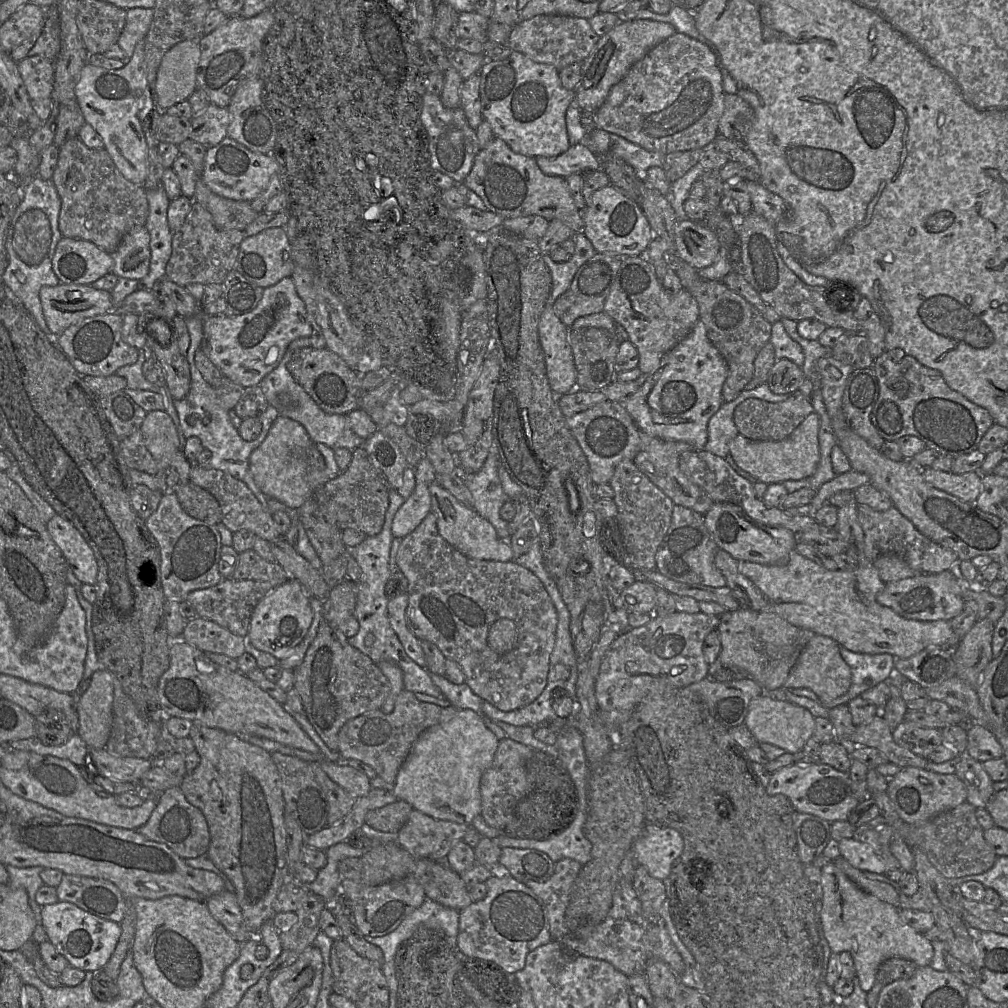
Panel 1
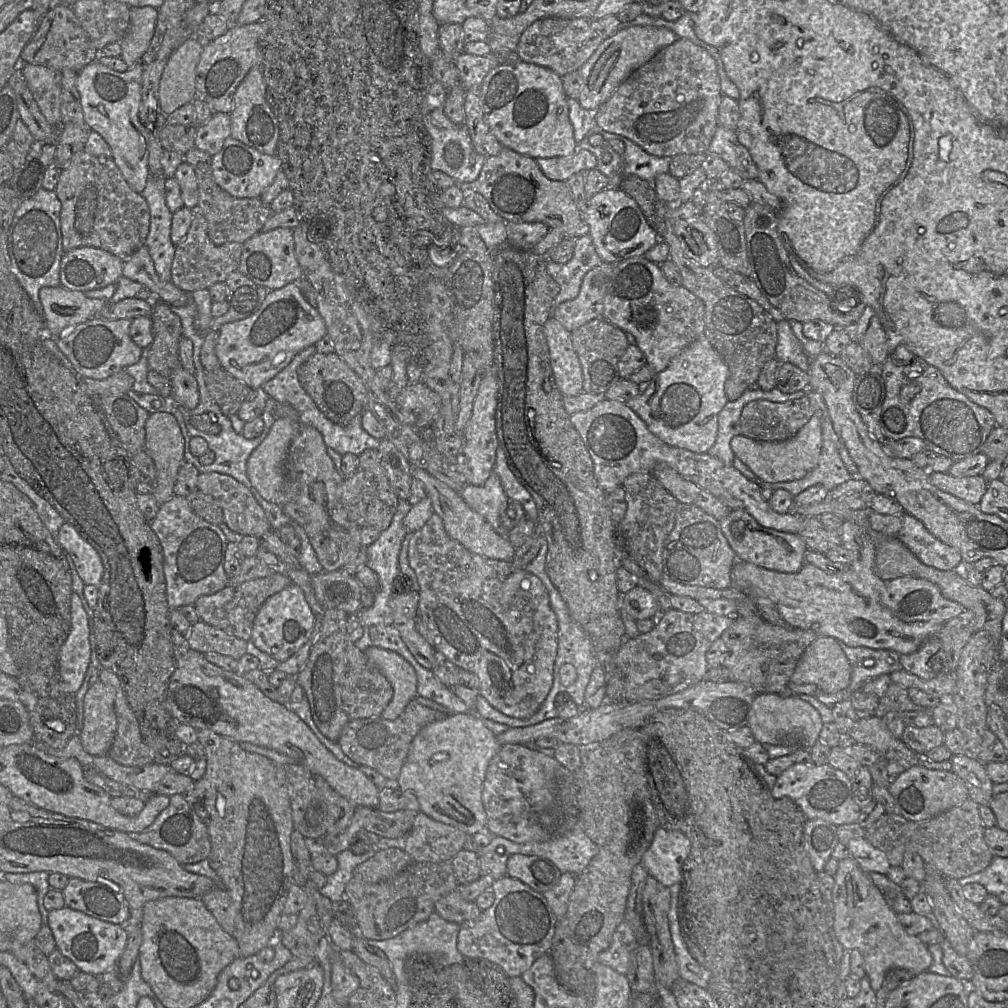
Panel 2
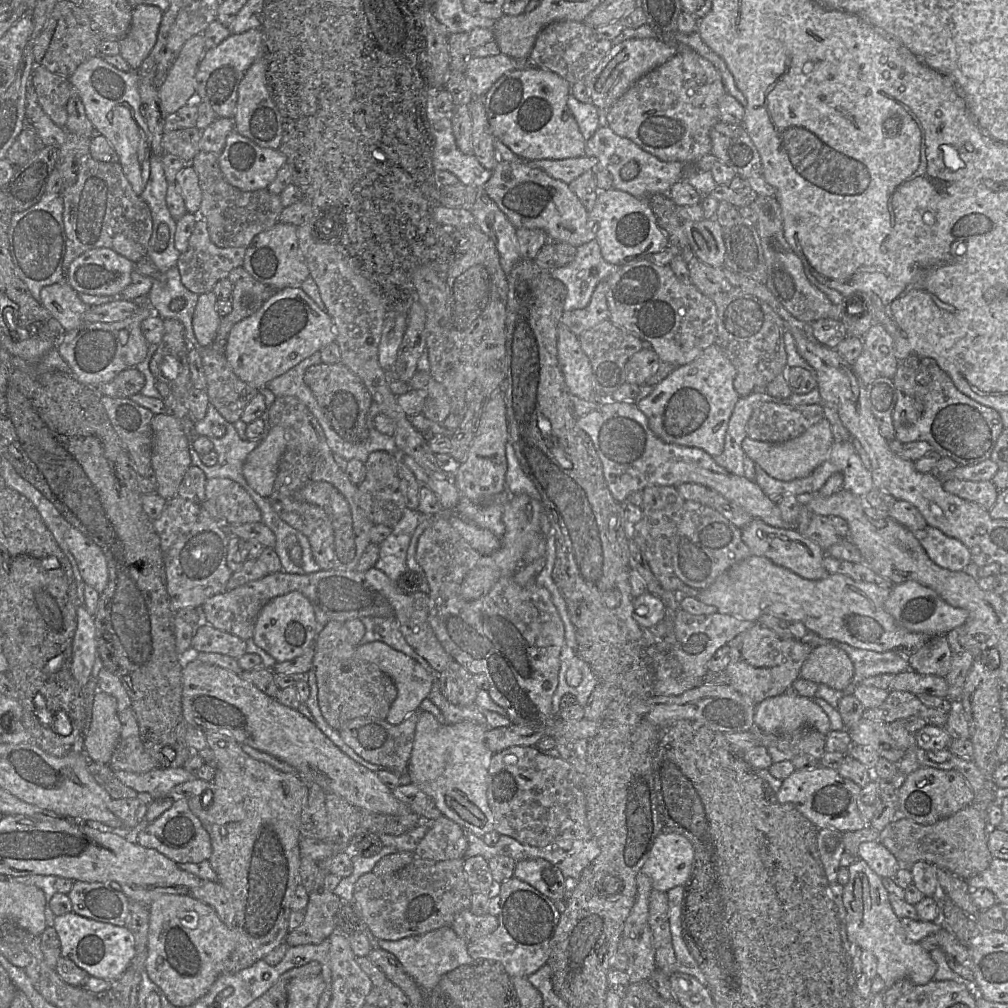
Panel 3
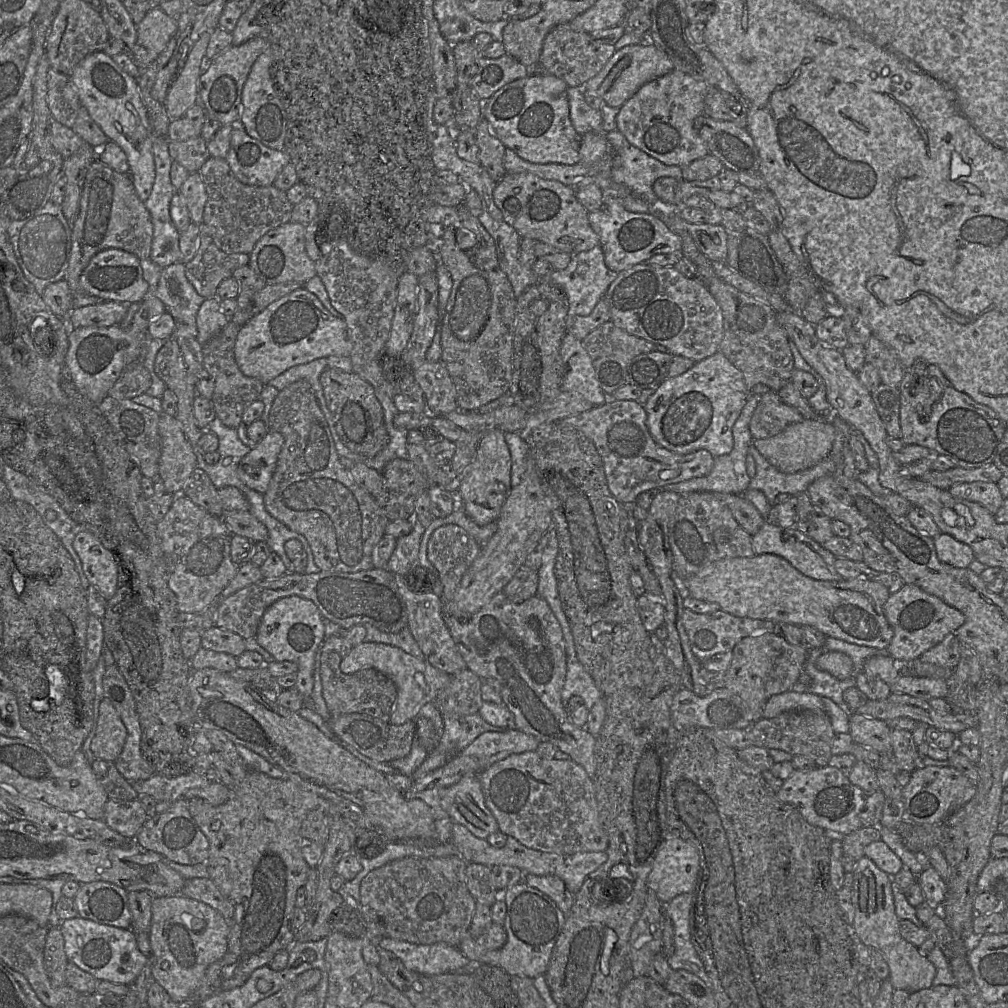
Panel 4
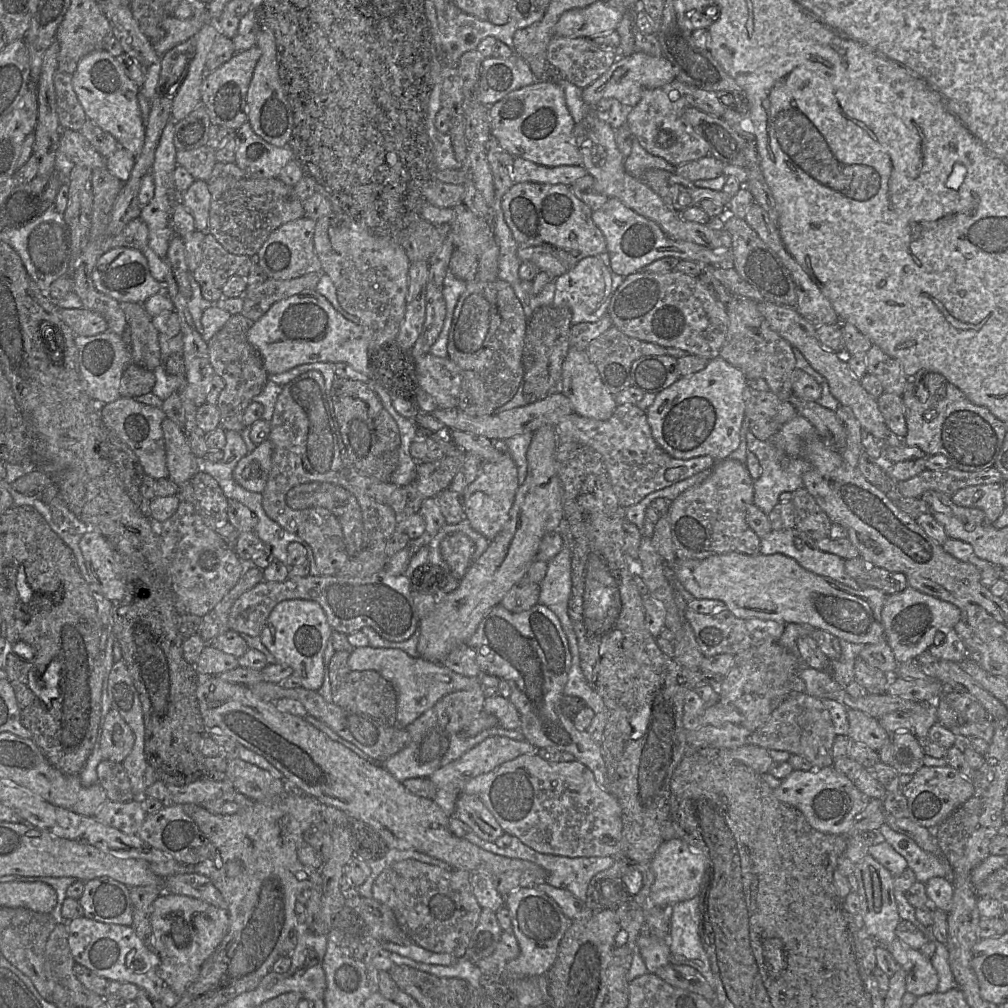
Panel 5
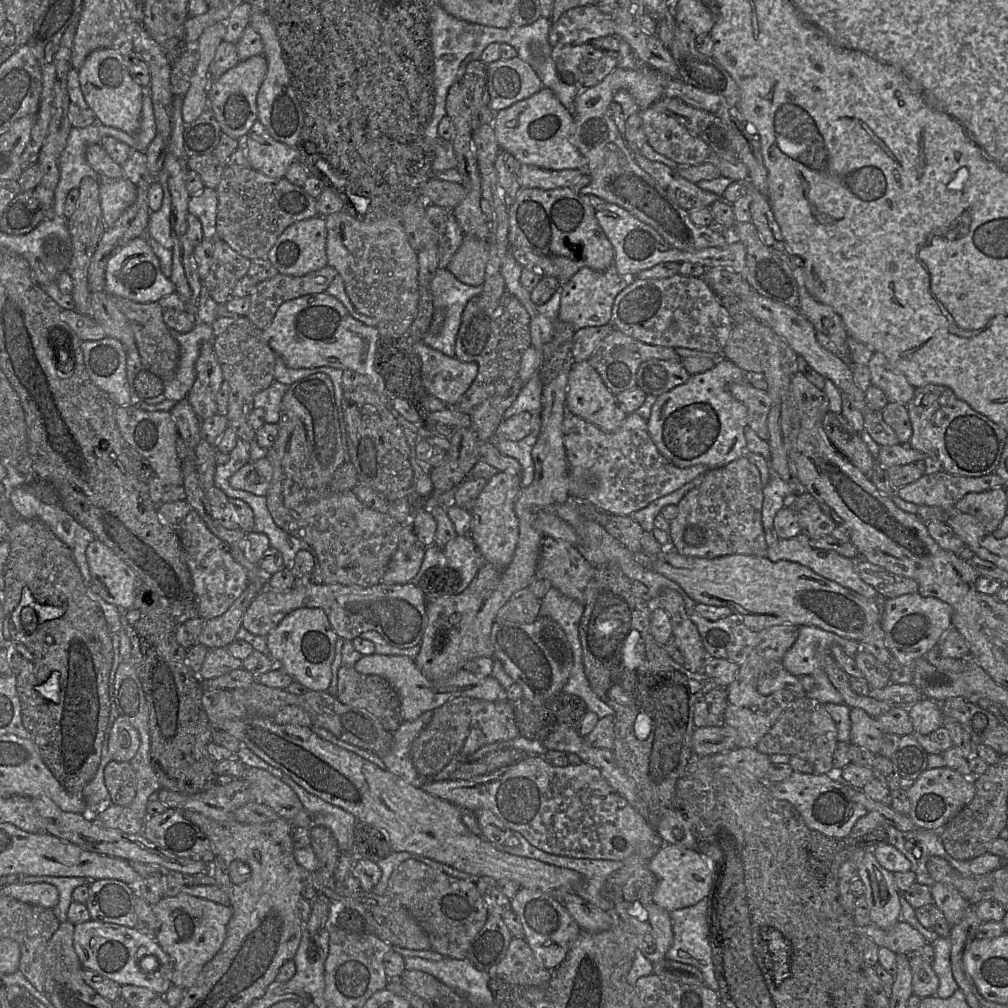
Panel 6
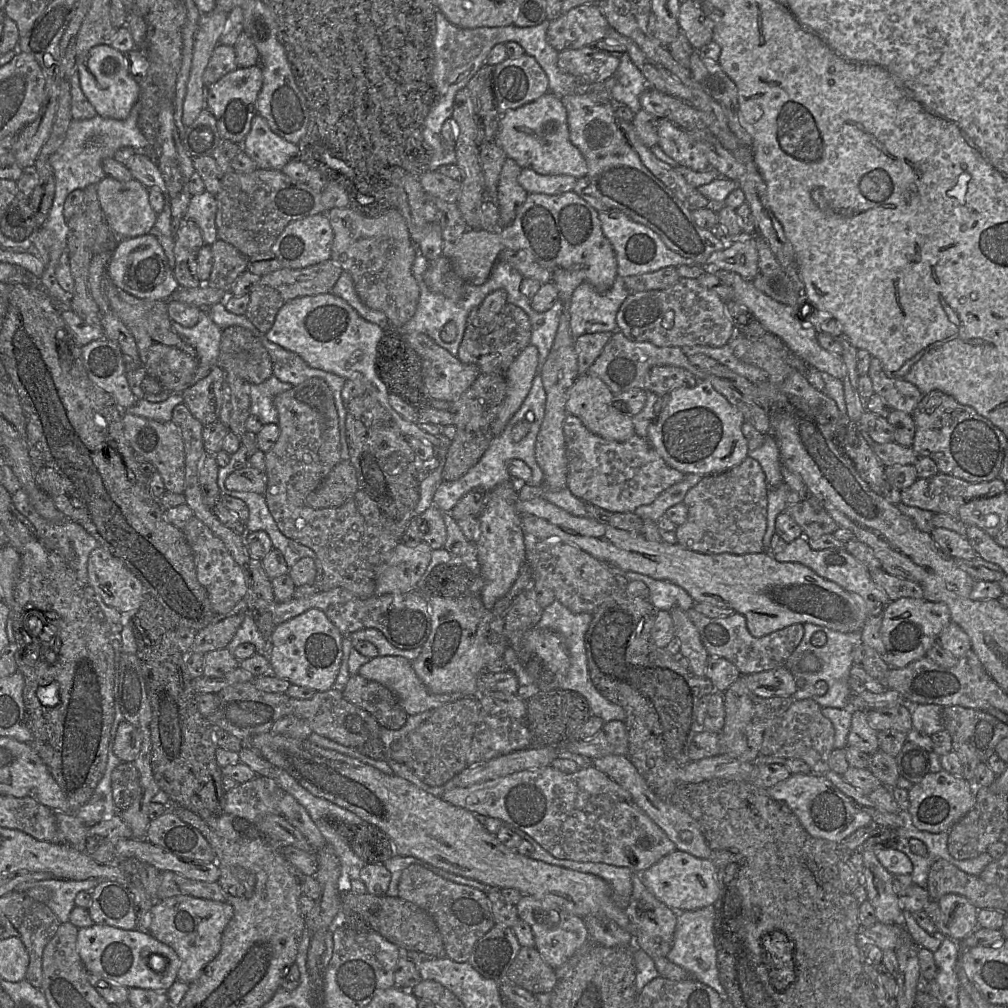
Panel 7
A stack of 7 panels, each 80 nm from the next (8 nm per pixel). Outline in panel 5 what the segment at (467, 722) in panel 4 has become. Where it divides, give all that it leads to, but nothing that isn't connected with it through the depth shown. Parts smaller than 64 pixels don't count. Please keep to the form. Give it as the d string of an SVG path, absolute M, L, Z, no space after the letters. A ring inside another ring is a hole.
M500 726L483 730L475 736L454 734L449 737L448 747L440 758L441 767L458 759L465 752L491 736L505 736L519 741L526 740L520 730L509 730Z

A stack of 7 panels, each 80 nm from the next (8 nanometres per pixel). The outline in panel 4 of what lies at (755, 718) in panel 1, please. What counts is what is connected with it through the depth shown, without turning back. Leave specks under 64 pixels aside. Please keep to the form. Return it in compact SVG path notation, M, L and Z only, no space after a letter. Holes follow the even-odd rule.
M792 690L773 695L765 704L762 718L773 718L783 712L793 710L821 710L826 713L822 697L824 696L809 691L795 692Z

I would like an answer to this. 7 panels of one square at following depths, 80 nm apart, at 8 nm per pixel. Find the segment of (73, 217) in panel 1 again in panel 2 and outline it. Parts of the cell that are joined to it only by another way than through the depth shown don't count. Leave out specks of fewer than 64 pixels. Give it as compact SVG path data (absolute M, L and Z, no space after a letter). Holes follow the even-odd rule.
M85 150L77 152L62 167L55 192L61 202L64 253L91 246L126 259L144 245L150 227L148 203L131 188L112 158L94 156Z

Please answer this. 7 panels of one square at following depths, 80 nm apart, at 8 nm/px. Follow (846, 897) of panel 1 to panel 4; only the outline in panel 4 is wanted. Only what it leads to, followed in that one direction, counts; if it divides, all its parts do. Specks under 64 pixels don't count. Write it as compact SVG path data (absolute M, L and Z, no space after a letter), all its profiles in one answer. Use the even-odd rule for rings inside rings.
M865 856L857 861L853 876L854 883L851 889L855 916L852 929L856 938L871 949L881 952L889 965L888 980L895 989L913 993L932 987L937 973L936 967L927 956L920 953L918 947L901 936L900 920L895 912L892 877Z

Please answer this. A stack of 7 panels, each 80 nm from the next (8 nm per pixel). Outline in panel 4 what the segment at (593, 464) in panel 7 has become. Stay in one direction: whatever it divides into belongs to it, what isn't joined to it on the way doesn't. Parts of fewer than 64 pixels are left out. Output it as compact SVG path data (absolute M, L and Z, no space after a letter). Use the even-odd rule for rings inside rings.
M611 398L591 410L560 421L582 432L595 445L604 464L608 487L621 503L632 503L643 492L709 474L714 457L707 450L678 454L657 444L647 427L647 414L637 401Z

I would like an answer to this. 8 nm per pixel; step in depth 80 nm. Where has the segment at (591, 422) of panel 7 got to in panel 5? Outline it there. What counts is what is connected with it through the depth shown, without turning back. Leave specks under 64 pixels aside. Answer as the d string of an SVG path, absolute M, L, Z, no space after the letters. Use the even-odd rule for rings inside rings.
M573 347L563 363L560 391L571 401L575 413L584 417L605 421L618 406L587 352Z

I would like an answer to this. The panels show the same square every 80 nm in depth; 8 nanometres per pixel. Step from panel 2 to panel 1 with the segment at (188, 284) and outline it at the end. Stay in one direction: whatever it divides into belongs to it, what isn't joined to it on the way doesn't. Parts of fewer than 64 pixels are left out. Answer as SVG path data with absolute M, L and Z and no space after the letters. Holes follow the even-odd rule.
M193 200L183 225L172 235L172 253L166 265L165 278L182 287L188 284L223 284L227 274L234 270L244 238L241 230L217 228L210 212Z

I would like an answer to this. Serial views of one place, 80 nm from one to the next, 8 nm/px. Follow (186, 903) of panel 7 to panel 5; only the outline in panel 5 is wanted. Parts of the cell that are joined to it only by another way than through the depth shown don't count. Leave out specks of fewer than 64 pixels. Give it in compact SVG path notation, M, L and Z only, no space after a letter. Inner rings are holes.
M162 892L153 903L150 923L160 958L157 971L166 986L181 997L228 933L228 911L193 897Z

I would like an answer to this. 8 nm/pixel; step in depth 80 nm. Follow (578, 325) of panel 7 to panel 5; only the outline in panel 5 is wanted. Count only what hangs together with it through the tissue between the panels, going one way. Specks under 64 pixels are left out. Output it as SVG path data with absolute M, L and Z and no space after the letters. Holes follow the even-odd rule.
M607 252L583 258L565 274L554 279L553 305L568 307L572 313L572 324L596 322L608 312L611 298L624 279L612 271Z

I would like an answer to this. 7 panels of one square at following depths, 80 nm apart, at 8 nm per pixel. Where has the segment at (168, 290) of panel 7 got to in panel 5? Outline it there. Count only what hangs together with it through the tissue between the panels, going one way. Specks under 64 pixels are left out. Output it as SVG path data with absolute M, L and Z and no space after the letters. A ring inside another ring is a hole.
M130 247L112 248L101 255L92 272L92 280L99 292L121 304L144 303L152 295L164 292L163 283L155 280L151 275L148 261L143 252Z

